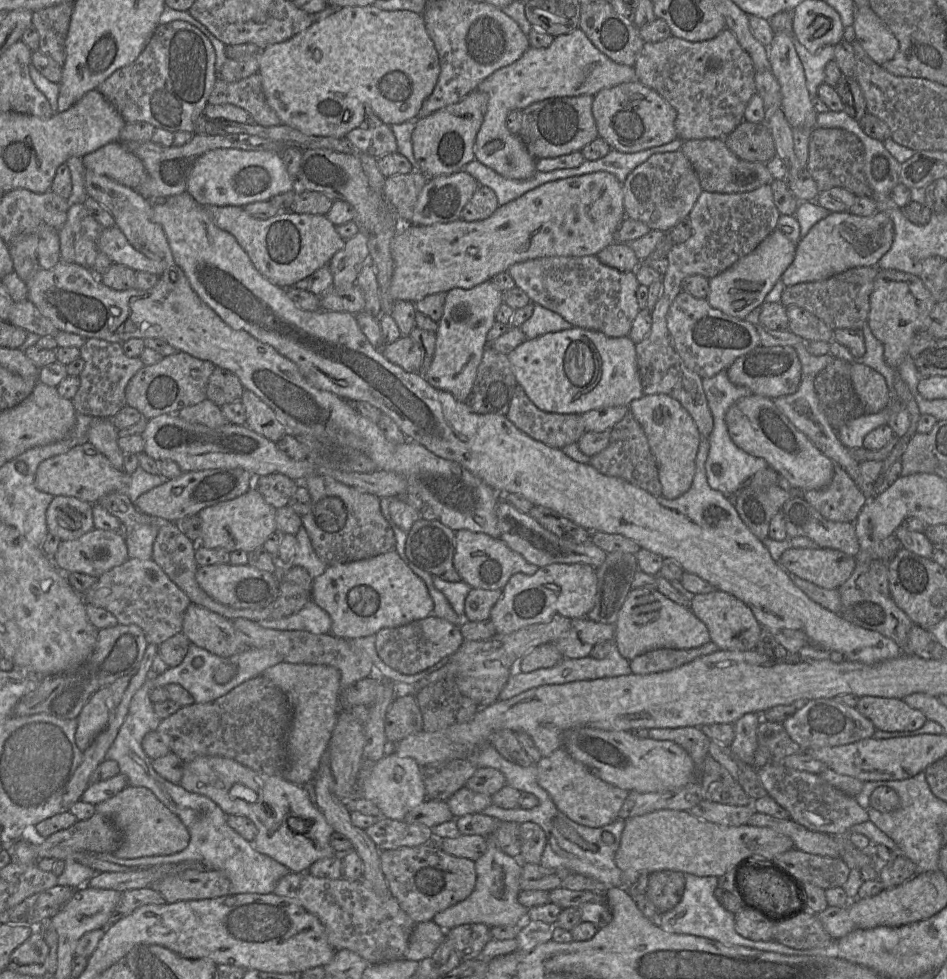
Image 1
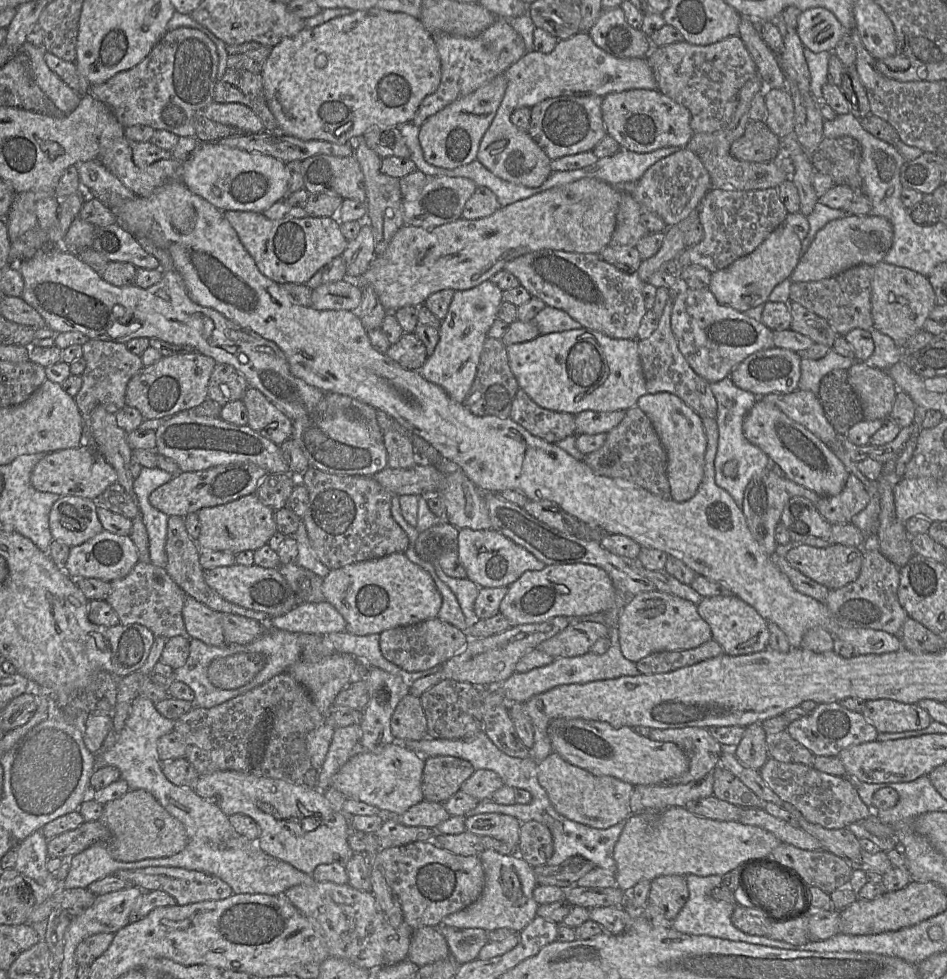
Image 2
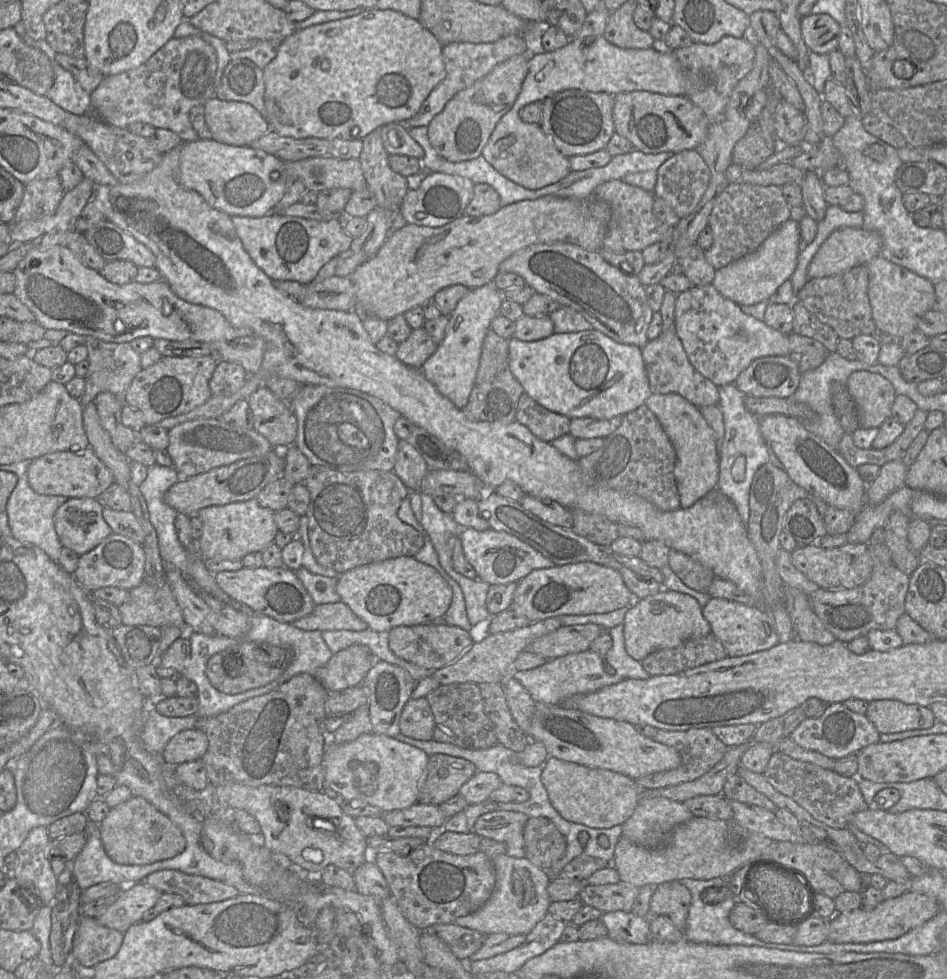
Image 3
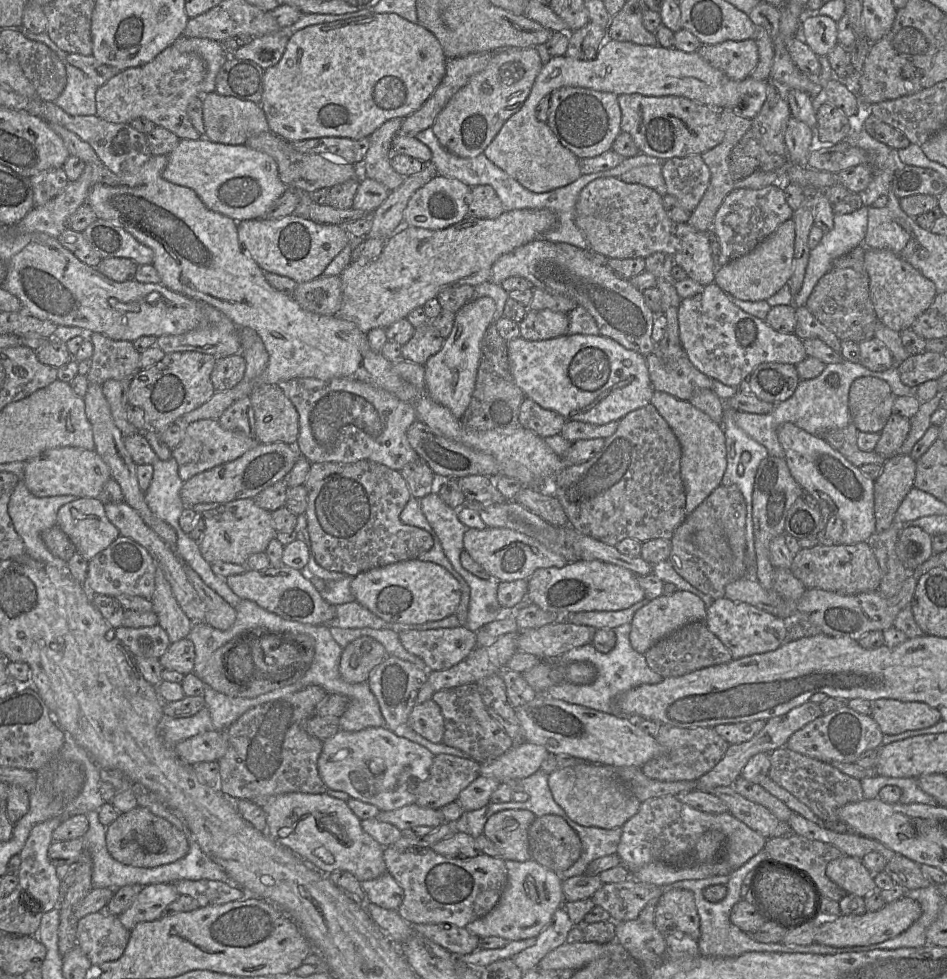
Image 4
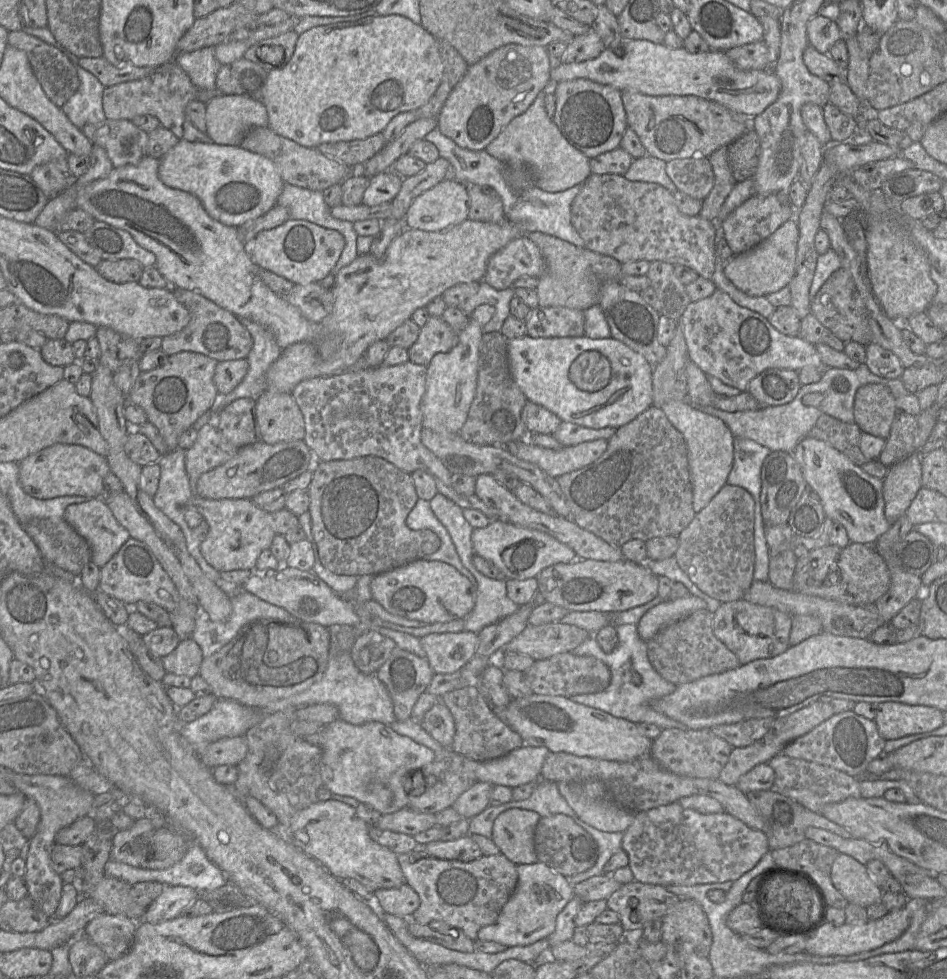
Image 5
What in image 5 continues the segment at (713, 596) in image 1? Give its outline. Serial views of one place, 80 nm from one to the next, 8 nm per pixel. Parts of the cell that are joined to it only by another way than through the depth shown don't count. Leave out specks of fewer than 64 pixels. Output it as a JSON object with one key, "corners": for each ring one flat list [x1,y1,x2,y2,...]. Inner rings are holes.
{"corners":[[739,599,721,603,713,615,714,635,737,656,741,665,757,659,775,657,790,647,792,617,775,608]]}

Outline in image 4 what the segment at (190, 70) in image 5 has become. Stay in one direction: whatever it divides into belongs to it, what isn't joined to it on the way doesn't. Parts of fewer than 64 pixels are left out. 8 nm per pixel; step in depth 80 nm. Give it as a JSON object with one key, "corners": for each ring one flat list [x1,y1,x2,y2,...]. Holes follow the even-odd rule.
{"corners":[[182,34,173,45,180,52,195,53,204,60,206,75,201,84,201,96,215,92,216,76,230,57,223,43,207,38,186,37]]}

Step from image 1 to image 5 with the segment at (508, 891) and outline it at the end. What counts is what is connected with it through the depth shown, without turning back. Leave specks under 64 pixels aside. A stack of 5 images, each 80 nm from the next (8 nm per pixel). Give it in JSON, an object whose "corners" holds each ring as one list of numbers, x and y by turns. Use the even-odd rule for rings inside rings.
{"corners":[[537,861,516,866,518,881,514,892,499,912,496,922,479,929,479,940,511,947,531,945,544,939,554,931,557,915,574,896,573,886,567,878,546,864]]}

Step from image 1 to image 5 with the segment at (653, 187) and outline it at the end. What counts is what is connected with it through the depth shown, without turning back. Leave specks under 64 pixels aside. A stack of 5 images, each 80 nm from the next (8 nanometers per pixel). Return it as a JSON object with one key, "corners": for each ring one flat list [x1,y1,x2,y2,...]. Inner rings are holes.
{"corners":[[704,156,666,162,666,173,680,192,700,201,714,185,712,166]]}

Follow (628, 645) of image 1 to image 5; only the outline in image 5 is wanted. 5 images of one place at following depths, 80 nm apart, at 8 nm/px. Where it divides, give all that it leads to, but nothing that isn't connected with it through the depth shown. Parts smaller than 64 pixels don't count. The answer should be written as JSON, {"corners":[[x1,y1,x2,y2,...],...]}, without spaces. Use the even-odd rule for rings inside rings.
{"corners":[[691,593,675,600,666,599,642,616,637,624,638,634,641,639,648,641,665,626,701,609,708,609,708,604]]}

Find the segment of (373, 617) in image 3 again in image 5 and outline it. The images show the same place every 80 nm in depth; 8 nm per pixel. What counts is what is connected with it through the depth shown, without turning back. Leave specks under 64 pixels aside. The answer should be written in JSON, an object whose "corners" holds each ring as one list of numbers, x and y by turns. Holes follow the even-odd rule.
{"corners":[[418,559,388,572,375,575,372,599,391,614,427,624,466,619,475,605,470,581,455,567,442,561]]}

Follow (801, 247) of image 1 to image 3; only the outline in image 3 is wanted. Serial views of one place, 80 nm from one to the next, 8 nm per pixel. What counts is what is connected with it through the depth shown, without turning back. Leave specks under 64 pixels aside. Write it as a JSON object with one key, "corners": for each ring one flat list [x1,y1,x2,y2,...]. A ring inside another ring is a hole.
{"corners":[[843,227,822,243,811,260,808,279,839,275,858,265,866,265,880,255,883,240,879,233,865,228]]}

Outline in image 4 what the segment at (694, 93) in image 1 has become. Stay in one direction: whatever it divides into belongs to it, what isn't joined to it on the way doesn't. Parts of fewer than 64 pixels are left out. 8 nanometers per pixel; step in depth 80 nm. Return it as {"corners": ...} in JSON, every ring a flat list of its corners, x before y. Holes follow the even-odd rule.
{"corners":[[754,39,727,40,715,45,702,44,697,53,711,66,735,81,749,77,759,60,758,47]]}

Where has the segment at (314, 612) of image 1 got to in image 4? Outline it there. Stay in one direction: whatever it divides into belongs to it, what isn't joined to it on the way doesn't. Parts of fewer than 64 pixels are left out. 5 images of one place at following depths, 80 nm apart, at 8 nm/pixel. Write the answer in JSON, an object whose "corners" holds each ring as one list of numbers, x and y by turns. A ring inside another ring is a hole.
{"corners":[[357,601,337,605,335,617,327,622,328,627,339,628,391,629,392,625,393,623,381,619]]}

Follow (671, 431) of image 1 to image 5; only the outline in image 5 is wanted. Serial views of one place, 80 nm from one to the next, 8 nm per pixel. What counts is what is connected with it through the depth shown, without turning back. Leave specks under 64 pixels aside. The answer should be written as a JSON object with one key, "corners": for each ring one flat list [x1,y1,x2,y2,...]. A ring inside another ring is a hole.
{"corners":[[688,400,669,401,660,408,685,440,693,490,693,509,697,513,707,506,726,484,733,464,734,436,719,418,702,412]]}

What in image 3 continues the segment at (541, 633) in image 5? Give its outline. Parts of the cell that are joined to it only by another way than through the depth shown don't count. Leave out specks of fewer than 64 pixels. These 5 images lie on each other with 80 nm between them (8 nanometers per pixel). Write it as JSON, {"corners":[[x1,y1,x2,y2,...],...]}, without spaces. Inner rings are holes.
{"corners":[[594,623,582,625,562,625,553,632,535,639,527,651,538,654,547,660,571,653,583,652,604,629]]}

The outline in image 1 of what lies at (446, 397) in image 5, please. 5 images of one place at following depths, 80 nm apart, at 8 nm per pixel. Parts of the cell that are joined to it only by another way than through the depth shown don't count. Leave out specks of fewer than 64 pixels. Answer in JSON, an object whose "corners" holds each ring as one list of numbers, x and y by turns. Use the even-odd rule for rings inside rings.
{"corners":[[491,281,471,289,453,288,445,293,443,314,435,331,435,351,429,367,422,373,436,389,451,393,463,402,469,395,483,352,488,345,486,335,496,322,495,313,503,303,503,292]]}

